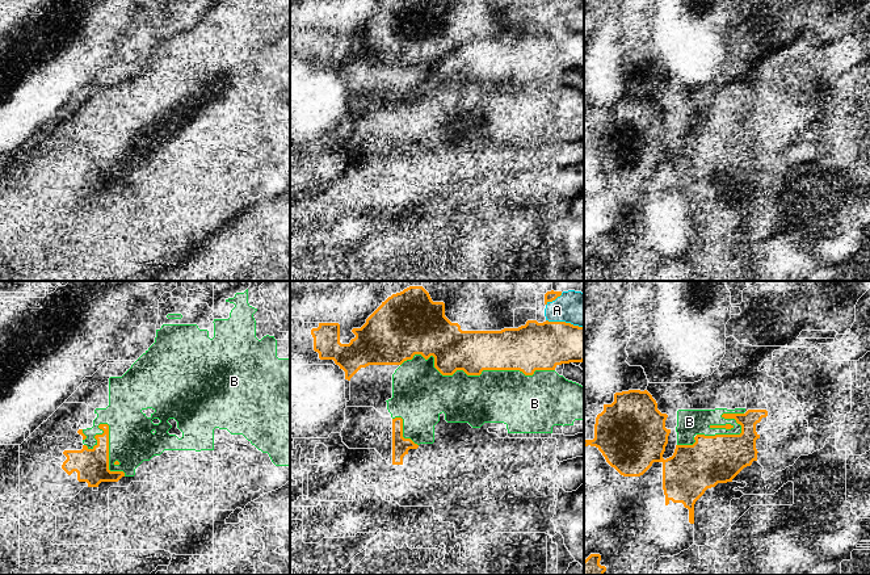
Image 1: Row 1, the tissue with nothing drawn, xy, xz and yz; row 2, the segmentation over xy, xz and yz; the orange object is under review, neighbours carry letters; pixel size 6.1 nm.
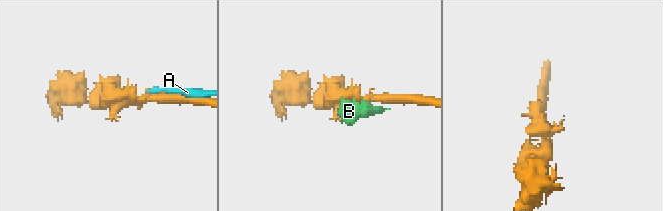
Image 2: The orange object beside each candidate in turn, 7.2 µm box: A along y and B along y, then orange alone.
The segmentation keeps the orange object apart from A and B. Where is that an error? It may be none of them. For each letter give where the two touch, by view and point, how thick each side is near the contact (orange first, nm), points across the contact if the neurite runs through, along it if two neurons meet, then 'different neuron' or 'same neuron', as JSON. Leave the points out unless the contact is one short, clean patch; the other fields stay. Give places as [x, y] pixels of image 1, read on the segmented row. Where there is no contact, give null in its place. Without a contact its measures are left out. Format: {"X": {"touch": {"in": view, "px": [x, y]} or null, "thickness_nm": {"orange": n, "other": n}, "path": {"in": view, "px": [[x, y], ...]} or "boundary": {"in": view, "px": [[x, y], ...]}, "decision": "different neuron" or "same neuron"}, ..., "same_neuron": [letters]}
{"A": {"touch": {"in": "xz", "px": [564, 322]}, "thickness_nm": {"orange": 280, "other": 200}, "decision": "different neuron"}, "B": {"touch": {"in": "xz", "px": [474, 374]}, "thickness_nm": {"orange": 260, "other": 320}, "decision": "different neuron"}, "same_neuron": []}

